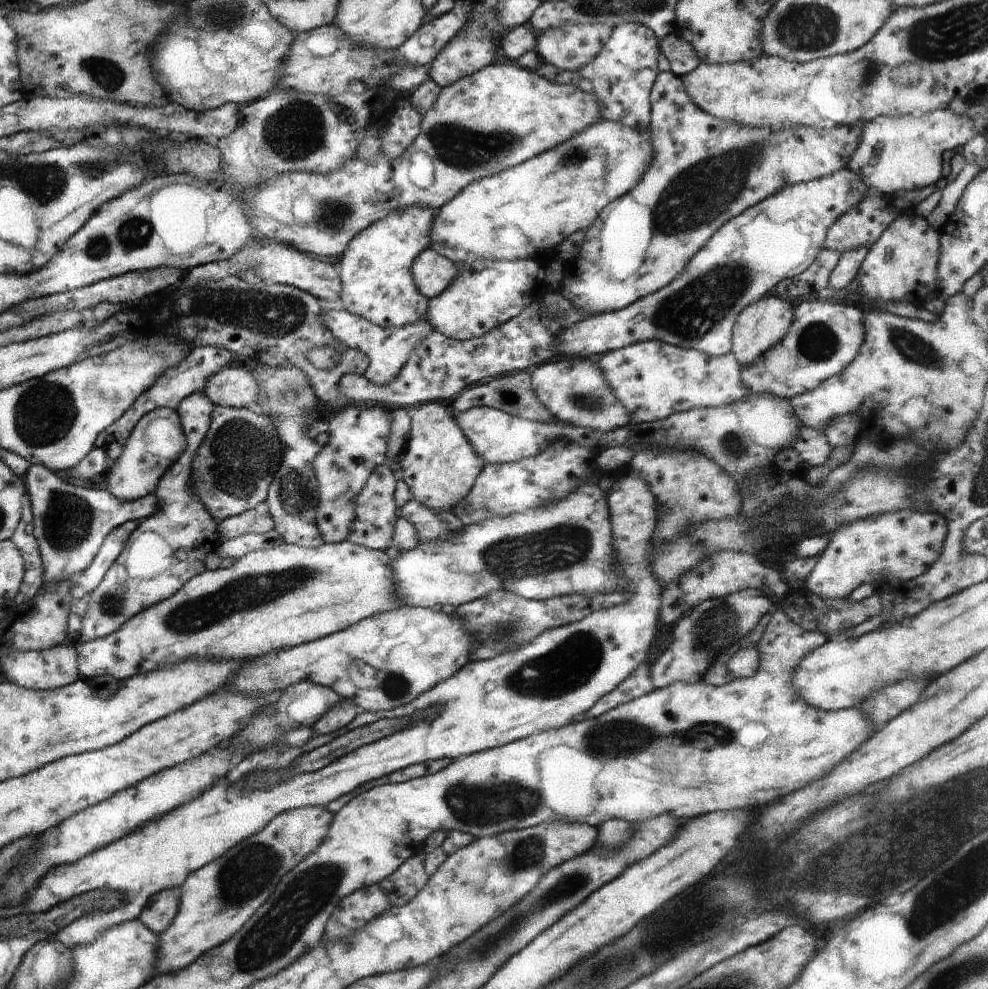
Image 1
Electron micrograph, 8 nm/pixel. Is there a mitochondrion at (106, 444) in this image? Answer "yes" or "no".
no

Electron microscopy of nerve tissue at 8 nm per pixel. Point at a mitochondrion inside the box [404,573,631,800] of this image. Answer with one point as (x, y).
(571, 664)

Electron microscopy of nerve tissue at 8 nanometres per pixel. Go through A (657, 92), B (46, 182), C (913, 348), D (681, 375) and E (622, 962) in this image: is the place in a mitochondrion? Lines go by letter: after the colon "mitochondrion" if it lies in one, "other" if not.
A: other
B: mitochondrion
C: mitochondrion
D: other
E: mitochondrion

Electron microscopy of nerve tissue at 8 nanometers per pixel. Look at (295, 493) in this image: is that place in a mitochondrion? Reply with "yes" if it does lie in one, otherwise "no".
yes

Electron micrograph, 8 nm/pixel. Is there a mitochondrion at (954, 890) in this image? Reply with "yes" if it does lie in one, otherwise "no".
yes

